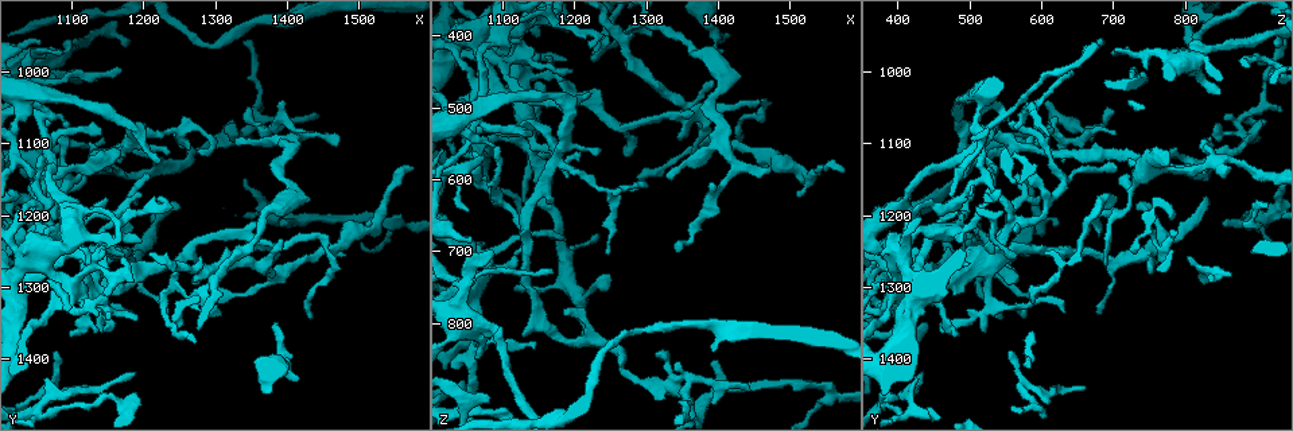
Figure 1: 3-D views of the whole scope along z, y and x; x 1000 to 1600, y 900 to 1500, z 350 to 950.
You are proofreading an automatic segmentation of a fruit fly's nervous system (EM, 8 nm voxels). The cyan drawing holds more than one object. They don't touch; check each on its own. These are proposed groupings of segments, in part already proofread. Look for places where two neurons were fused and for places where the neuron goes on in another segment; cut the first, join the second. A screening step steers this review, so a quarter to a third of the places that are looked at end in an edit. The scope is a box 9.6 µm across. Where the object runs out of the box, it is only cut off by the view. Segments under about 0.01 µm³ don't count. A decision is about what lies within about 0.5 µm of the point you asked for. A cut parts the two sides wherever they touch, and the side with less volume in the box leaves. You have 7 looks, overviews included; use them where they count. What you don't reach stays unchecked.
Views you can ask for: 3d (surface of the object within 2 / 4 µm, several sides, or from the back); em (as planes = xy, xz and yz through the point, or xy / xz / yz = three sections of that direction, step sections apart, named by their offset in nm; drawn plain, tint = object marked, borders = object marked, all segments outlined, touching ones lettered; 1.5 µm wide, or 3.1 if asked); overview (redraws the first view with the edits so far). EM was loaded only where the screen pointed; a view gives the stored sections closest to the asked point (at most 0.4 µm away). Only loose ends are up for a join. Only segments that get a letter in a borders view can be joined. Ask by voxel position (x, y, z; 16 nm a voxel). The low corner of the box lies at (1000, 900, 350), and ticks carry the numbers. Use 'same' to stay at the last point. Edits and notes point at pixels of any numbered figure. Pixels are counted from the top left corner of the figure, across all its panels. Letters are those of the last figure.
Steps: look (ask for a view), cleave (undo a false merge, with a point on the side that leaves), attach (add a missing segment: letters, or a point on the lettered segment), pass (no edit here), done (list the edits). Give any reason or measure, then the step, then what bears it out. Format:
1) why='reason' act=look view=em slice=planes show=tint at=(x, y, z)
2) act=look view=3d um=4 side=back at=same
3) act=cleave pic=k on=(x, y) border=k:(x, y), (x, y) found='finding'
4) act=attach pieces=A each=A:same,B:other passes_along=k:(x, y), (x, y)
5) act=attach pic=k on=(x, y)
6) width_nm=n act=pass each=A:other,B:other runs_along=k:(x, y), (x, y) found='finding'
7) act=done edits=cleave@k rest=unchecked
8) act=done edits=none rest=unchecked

why='an open end' act=look view=em slice=planes show=borders at=(1385, 1350, 445)

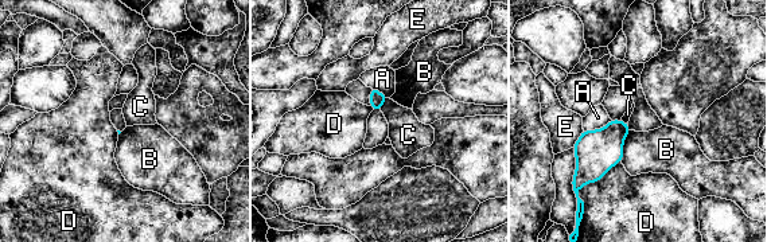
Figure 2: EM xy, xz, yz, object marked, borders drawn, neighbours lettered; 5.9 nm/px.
act=pass each=A:other,B:other,C:other,D:other,E:other border=2:(388, 98), (380, 109) found='none of them fits'

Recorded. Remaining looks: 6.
why='tapers out' act=look view=em slice=planes show=plain at=(1395, 1215, 850)

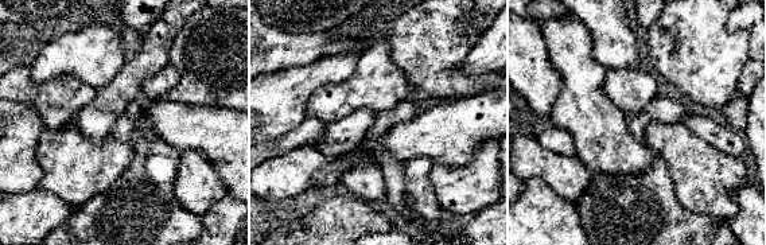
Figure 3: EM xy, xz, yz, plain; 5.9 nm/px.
why='what lies round it' act=look view=em slice=planes show=borders at=same

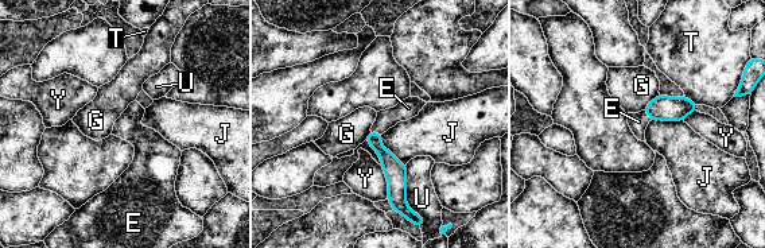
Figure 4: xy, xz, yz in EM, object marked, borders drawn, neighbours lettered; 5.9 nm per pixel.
width_nm=90 act=attach pieces=E each=E:same,G:other,J:other,T:other,U:other,Y:other passes_along=4:(393, 169), (376, 132), (408, 108) found='it goes on there'

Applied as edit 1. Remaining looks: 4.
act=look view=overview

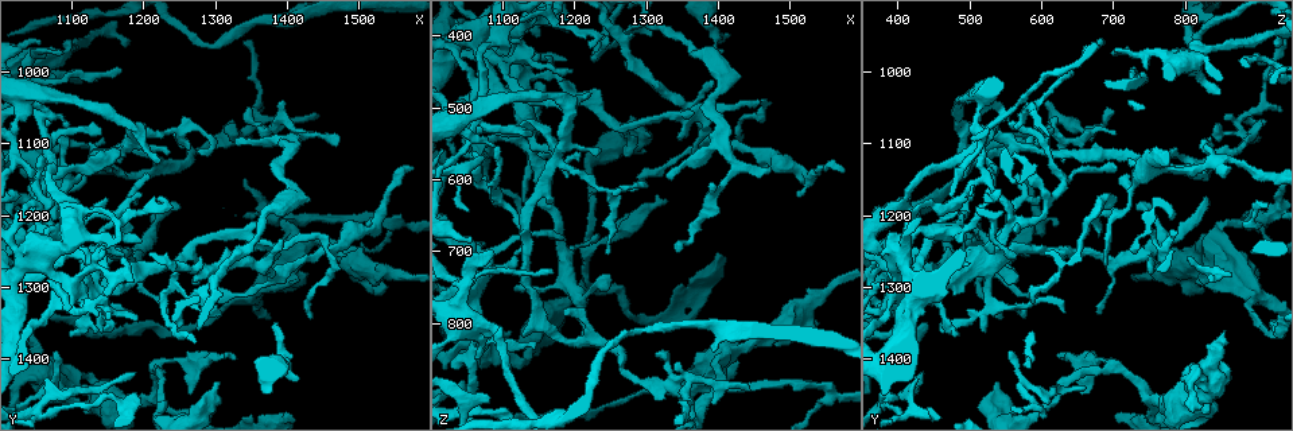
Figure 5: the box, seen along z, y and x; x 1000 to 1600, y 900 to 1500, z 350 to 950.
why='calibre changes' act=look view=3d um=2 at=(1370, 1085, 660)

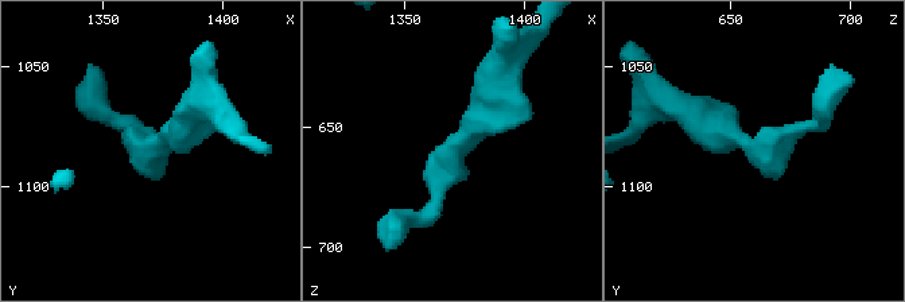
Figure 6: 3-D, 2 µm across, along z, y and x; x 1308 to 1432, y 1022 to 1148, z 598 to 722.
act=look view=em slice=planes show=borders at=(1370, 1084, 662)

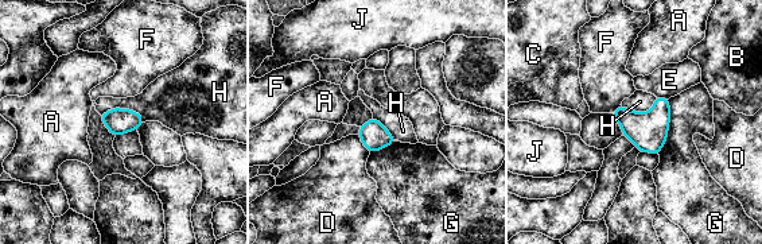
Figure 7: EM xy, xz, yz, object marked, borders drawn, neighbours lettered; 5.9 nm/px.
act=pass each=A:other,B:other,C:other,D:other,E:other,F:other,G:other,H:other,J:other border=7:(656, 97), (646, 111), (621, 104) found='continuous, no second neuron'

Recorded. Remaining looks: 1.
act=done edits=attach@4 rest=unchecked

